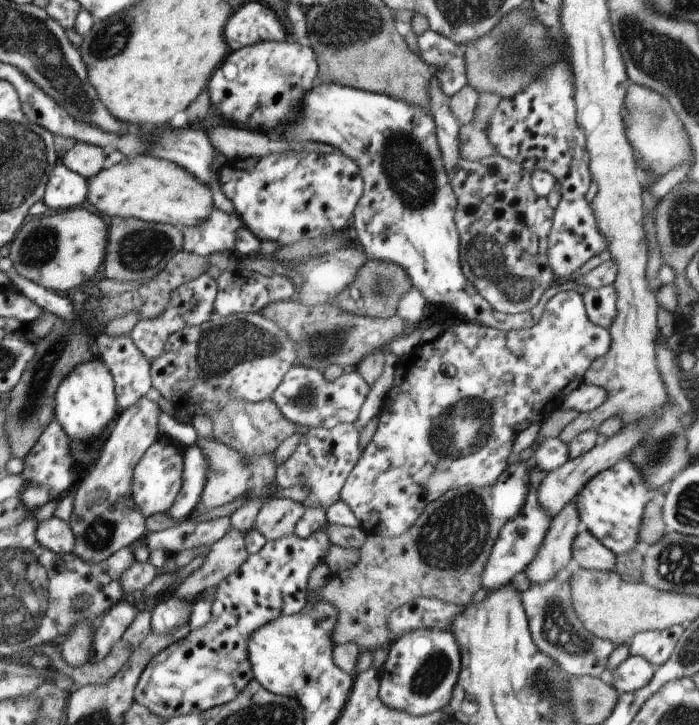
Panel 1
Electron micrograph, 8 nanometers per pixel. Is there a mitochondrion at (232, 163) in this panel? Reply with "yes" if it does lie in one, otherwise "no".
no

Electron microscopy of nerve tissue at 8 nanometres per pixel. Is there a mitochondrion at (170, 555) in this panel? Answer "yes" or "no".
no

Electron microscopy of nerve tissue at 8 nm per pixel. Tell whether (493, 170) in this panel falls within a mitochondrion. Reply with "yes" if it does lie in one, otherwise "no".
no

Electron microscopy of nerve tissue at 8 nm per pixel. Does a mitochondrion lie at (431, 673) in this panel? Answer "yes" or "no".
yes

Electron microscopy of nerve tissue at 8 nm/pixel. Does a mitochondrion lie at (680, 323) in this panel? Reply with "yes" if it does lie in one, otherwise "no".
no

